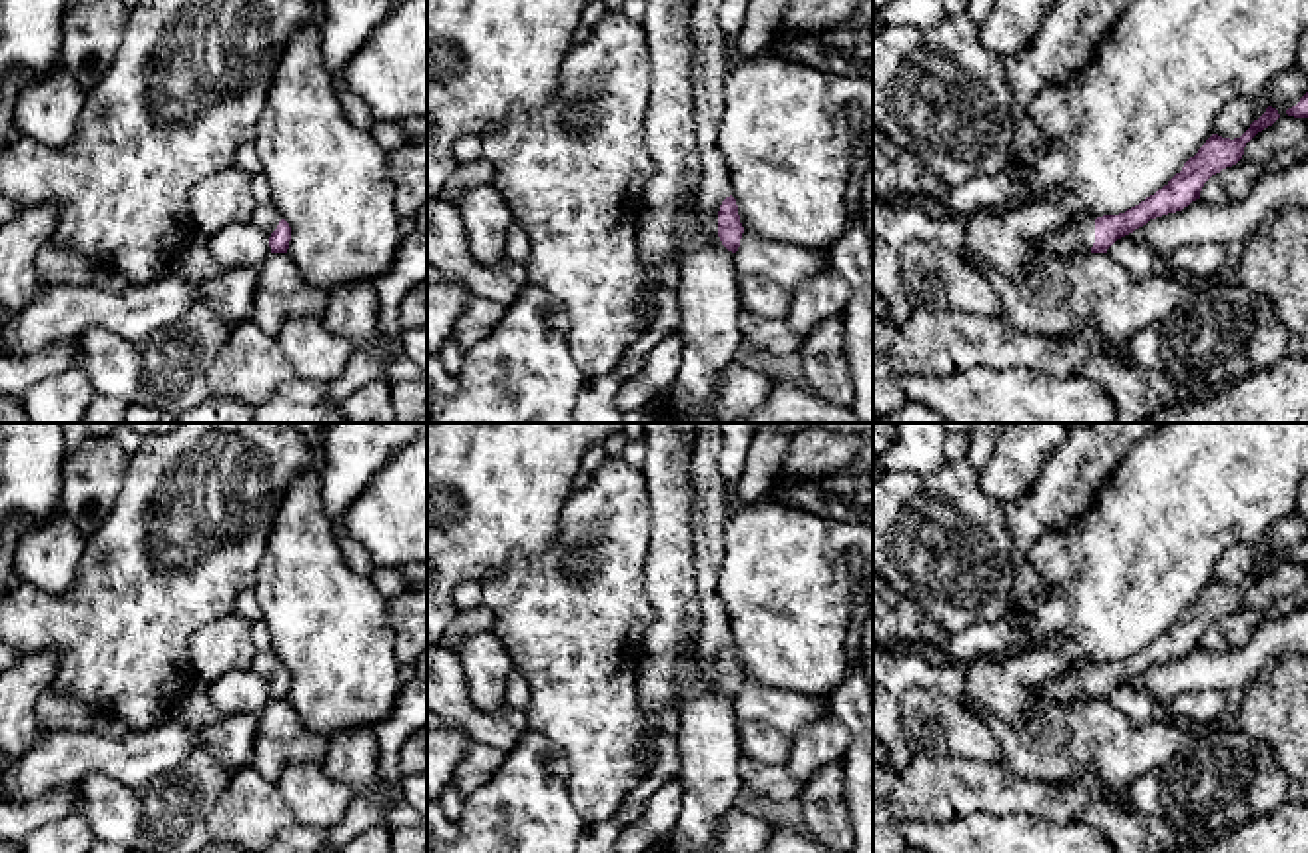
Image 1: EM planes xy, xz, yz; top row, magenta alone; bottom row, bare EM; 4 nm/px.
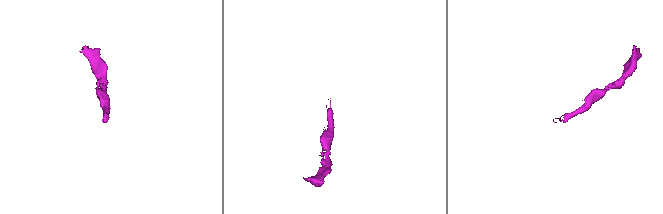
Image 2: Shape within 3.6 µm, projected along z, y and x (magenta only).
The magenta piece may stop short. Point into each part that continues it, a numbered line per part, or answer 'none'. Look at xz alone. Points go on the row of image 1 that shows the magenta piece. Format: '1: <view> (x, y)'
1: xz (708, 66)

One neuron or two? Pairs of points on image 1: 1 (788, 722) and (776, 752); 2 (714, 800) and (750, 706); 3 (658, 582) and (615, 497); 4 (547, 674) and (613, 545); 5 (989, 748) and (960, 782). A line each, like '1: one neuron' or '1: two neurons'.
1: two neurons
2: two neurons
3: two neurons
4: one neuron
5: two neurons

